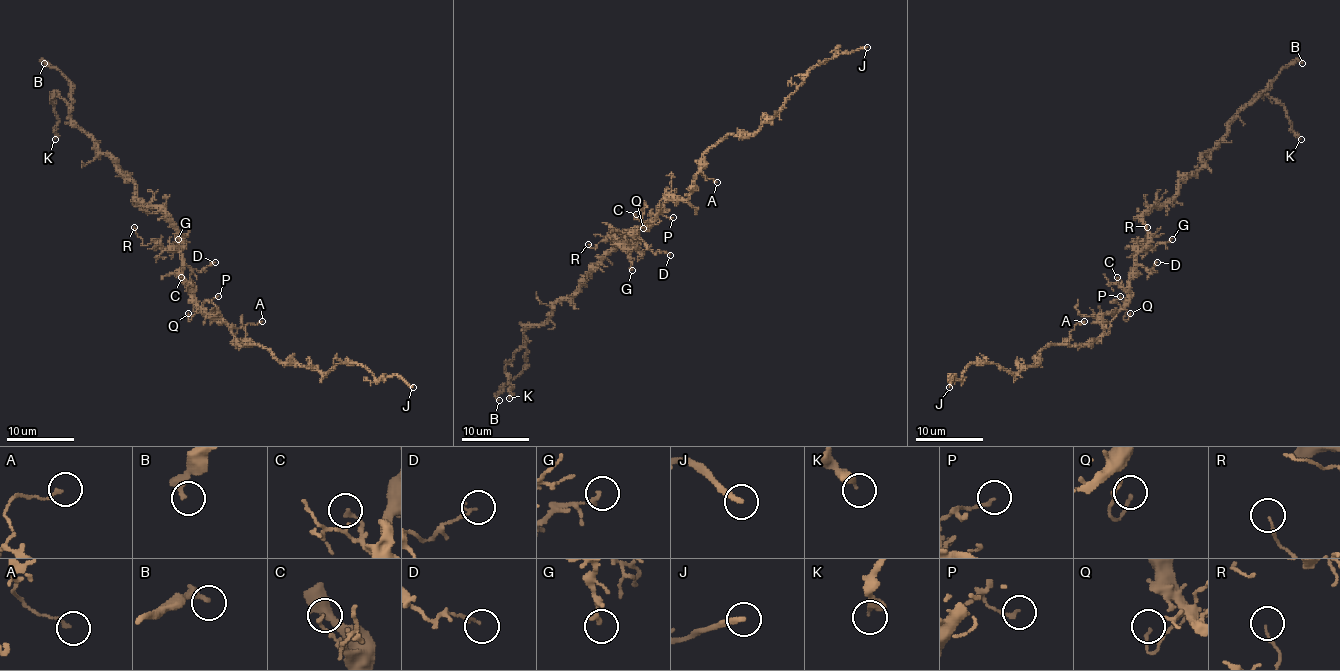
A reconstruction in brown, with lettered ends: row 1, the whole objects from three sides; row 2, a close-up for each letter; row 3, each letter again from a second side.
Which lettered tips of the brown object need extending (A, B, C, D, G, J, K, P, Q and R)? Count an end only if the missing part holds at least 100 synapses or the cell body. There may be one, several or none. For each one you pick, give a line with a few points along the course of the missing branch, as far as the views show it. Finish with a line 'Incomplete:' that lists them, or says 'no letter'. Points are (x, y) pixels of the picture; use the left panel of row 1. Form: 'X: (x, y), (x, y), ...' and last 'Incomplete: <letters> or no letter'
Incomplete: J

